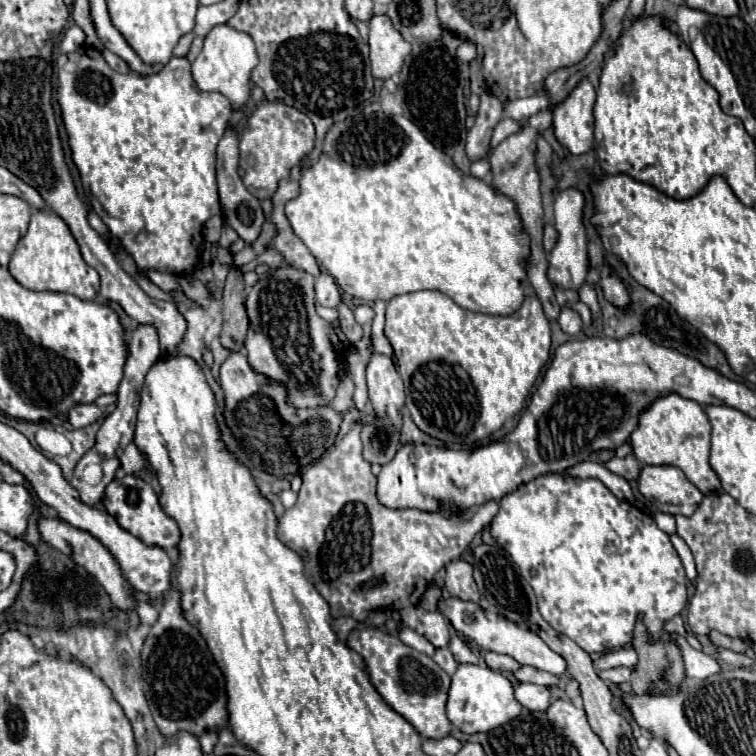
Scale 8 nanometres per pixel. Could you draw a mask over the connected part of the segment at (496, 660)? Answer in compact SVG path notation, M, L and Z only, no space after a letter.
M487 652L485 662L491 670L499 670L499 672L515 672L521 668L521 664L517 660L503 656L503 654L495 654L495 652Z

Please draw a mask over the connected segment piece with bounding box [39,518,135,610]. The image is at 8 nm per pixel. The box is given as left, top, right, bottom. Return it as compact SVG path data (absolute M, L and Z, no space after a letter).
M41 518L39 520L39 534L41 534L41 538L47 544L51 544L59 552L67 554L79 566L83 566L87 572L91 572L103 584L103 588L107 588L107 594L111 596L111 600L113 600L113 604L117 608L123 608L123 610L135 608L135 600L129 598L129 586L127 586L127 582L125 582L125 578L123 578L123 574L121 574L115 558L109 554L109 550L97 538L93 538L89 532L73 528L71 524L67 524L65 520L59 520L59 518Z

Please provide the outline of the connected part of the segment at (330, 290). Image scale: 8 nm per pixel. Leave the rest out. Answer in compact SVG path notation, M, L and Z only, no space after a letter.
M321 272L319 278L315 280L315 294L317 294L317 302L319 302L321 306L337 308L337 306L341 304L339 288L337 288L335 280L333 280L327 272Z

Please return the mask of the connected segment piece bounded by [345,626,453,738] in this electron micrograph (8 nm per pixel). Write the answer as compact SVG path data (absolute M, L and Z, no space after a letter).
M373 626L355 628L345 644L363 656L369 680L375 686L375 690L383 696L383 700L405 720L409 720L423 738L439 738L451 732L453 726L445 714L451 678L427 654L403 644L399 636L393 636Z

